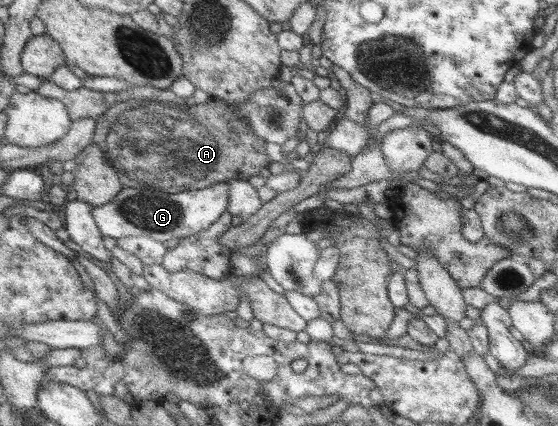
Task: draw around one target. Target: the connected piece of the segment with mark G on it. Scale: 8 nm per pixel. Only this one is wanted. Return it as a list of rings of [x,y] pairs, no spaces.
[[[146,181],[142,187],[124,187],[111,202],[93,208],[92,214],[103,236],[119,239],[138,234],[165,244],[171,238],[184,239],[209,228],[227,211],[228,200],[226,183],[176,193],[152,187]]]

